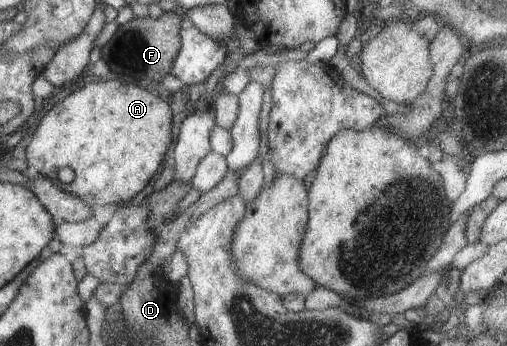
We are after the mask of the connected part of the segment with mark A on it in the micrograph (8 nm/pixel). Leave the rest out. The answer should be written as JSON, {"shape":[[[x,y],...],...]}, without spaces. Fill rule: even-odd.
{"shape":[[[107,80],[100,83],[88,83],[82,89],[70,93],[60,103],[55,103],[38,123],[32,139],[25,147],[25,157],[29,171],[48,177],[52,185],[62,189],[78,199],[83,199],[88,207],[107,203],[130,201],[144,186],[150,177],[158,171],[160,163],[171,141],[172,113],[166,101],[149,88],[141,89],[134,83]],[[62,168],[72,169],[74,178],[68,184],[56,178],[56,172]]]}

